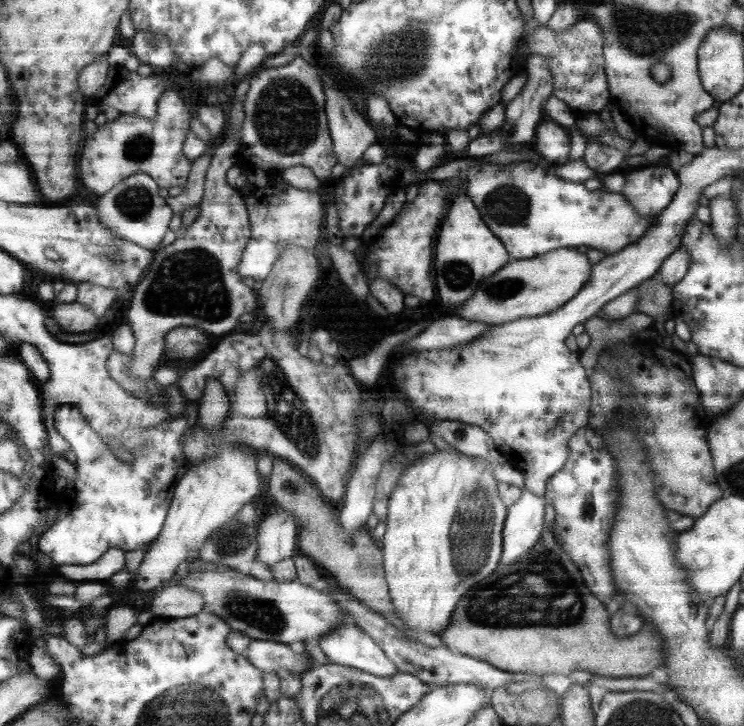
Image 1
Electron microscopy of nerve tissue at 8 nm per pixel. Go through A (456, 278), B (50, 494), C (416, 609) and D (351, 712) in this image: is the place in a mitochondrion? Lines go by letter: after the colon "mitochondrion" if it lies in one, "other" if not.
A: mitochondrion
B: other
C: other
D: mitochondrion

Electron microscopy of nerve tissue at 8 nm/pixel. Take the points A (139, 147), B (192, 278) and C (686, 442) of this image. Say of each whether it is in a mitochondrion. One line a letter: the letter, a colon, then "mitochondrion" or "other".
A: mitochondrion
B: mitochondrion
C: other

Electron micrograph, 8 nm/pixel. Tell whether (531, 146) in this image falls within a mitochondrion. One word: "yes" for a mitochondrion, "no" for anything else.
no

